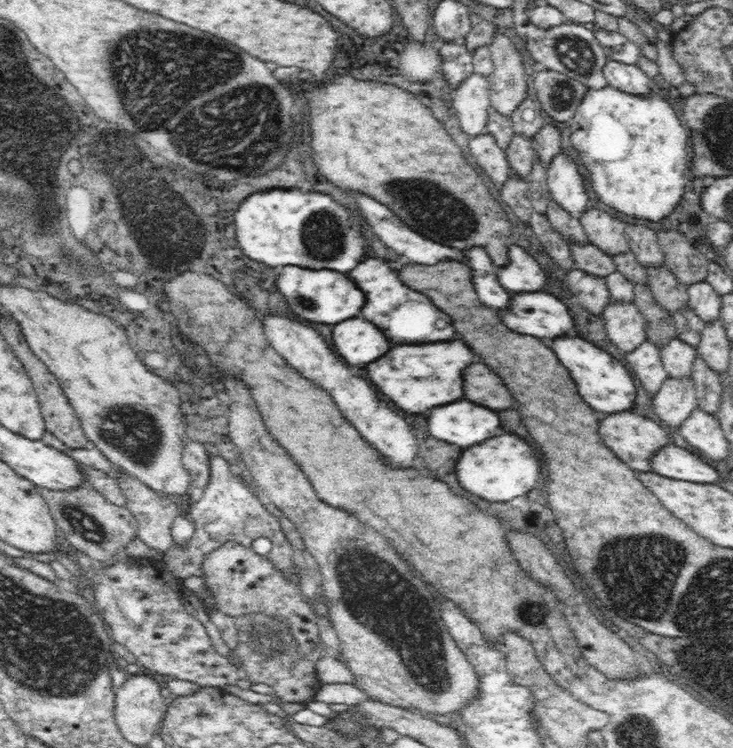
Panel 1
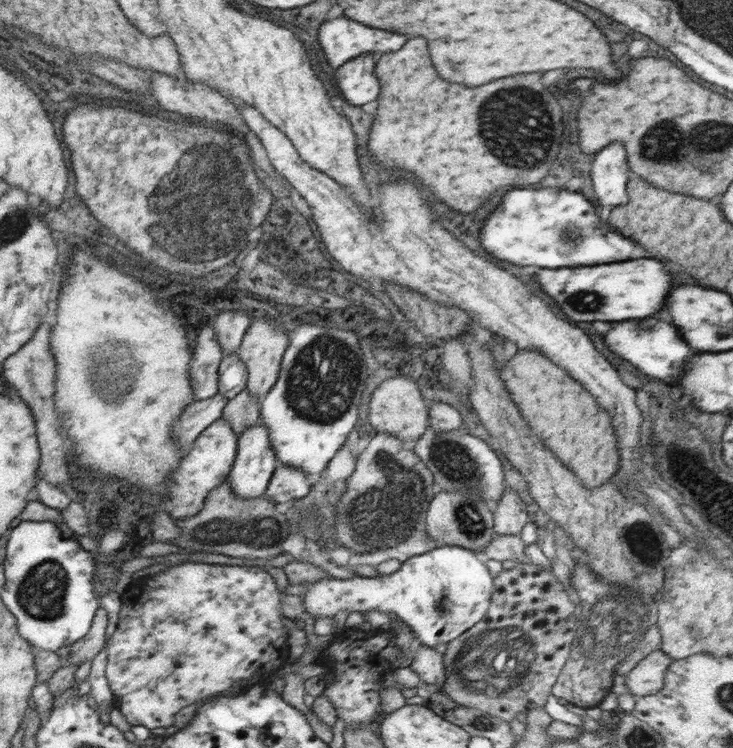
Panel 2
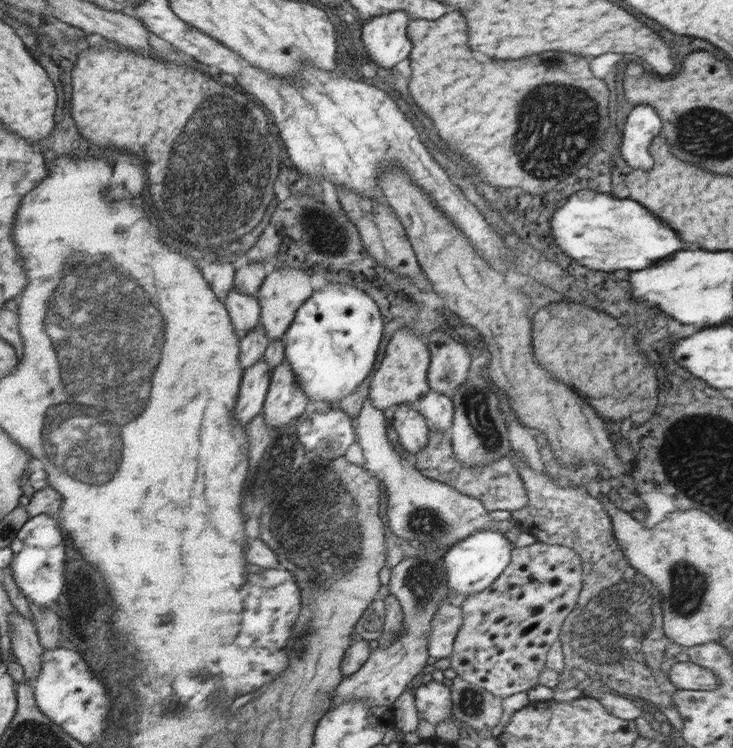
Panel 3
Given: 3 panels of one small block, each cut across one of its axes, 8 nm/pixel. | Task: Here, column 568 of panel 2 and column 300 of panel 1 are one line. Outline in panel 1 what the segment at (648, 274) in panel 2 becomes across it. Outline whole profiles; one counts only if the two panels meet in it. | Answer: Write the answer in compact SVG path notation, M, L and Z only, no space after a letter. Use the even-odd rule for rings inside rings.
M286 266L282 268L275 284L280 294L284 294L290 312L310 322L338 324L342 320L354 318L364 304L364 294L352 284L352 280L336 270L302 270L298 266Z

